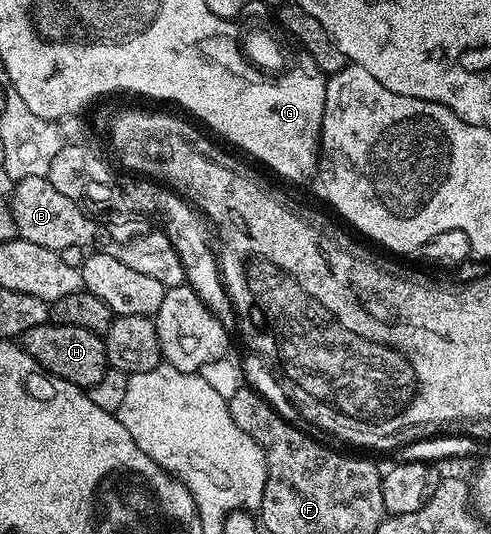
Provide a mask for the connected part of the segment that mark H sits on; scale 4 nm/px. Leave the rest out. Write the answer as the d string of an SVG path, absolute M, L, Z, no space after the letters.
M48 320L39 326L27 329L22 334L21 346L46 372L73 382L84 390L96 385L109 367L102 335L79 326L65 326Z

